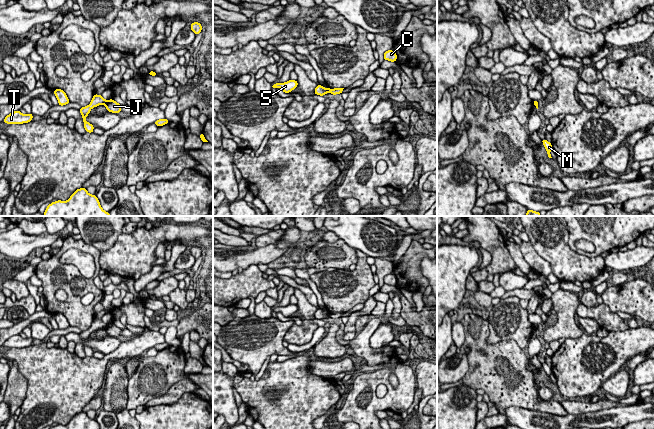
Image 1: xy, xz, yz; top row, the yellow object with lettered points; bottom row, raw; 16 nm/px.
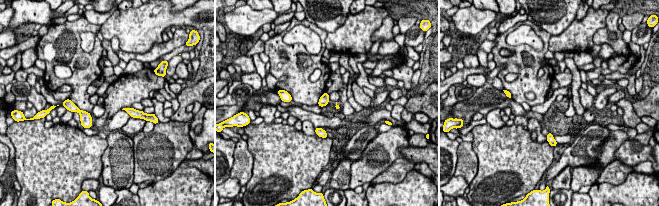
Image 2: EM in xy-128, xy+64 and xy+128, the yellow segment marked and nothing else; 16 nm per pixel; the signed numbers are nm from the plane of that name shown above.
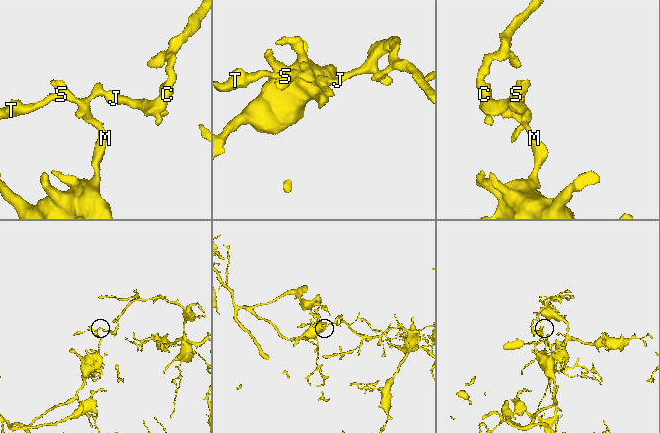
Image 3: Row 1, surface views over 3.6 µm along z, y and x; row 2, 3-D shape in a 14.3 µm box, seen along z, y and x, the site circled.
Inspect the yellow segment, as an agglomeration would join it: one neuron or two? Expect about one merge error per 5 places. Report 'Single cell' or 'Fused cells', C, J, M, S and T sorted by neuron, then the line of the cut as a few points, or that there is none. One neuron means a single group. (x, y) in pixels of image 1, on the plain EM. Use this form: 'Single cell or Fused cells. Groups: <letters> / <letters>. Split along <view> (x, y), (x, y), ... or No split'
Fused cells. Groups: C J / M S T. Split along xy (106, 325), (104, 328)

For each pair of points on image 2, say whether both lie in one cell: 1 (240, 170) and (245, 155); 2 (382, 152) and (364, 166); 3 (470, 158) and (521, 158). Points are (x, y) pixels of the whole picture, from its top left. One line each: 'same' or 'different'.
1: same
2: same
3: different

